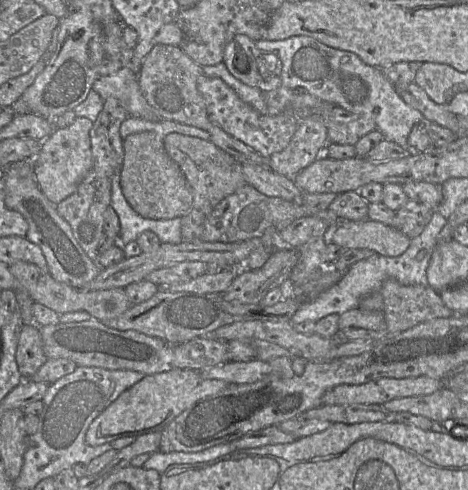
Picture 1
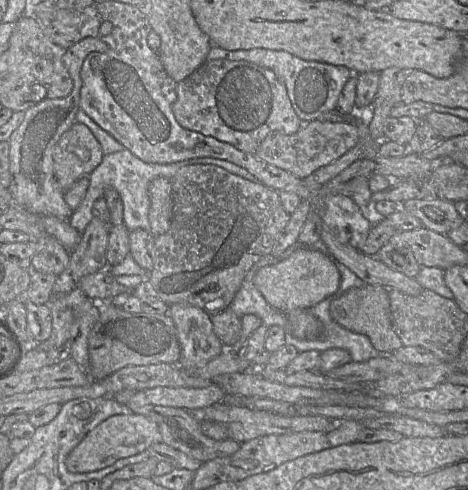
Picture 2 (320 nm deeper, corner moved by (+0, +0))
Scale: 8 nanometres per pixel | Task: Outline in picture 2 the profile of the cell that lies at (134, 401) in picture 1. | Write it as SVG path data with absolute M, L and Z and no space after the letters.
M129 413L114 415L89 431L68 454L66 467L73 473L87 473L111 466L117 460L136 455L154 443L162 442L156 422L144 415Z

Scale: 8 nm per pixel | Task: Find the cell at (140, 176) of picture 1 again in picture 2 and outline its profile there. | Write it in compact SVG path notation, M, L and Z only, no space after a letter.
M157 177L148 185L150 198L149 223L150 232L154 235L165 233L173 216L172 185L169 179Z

